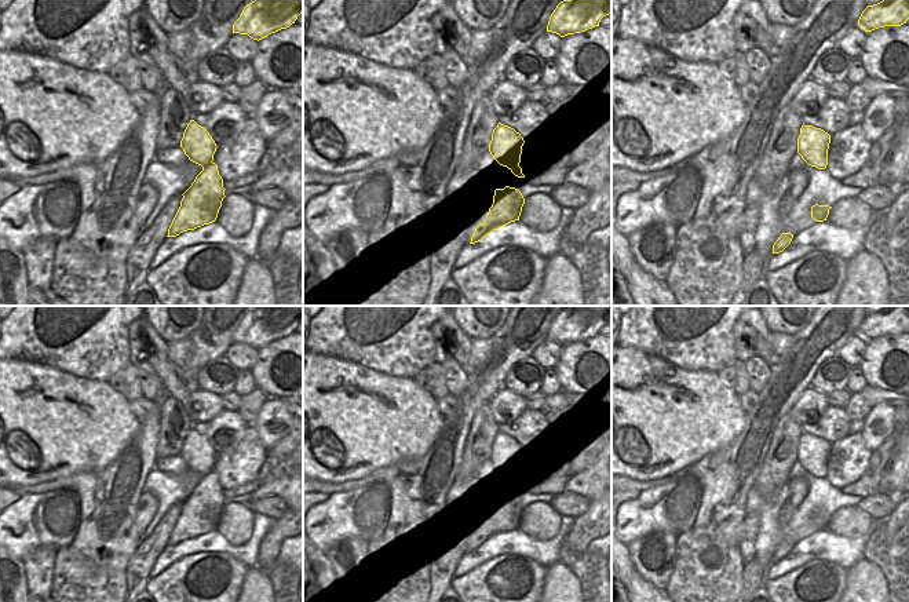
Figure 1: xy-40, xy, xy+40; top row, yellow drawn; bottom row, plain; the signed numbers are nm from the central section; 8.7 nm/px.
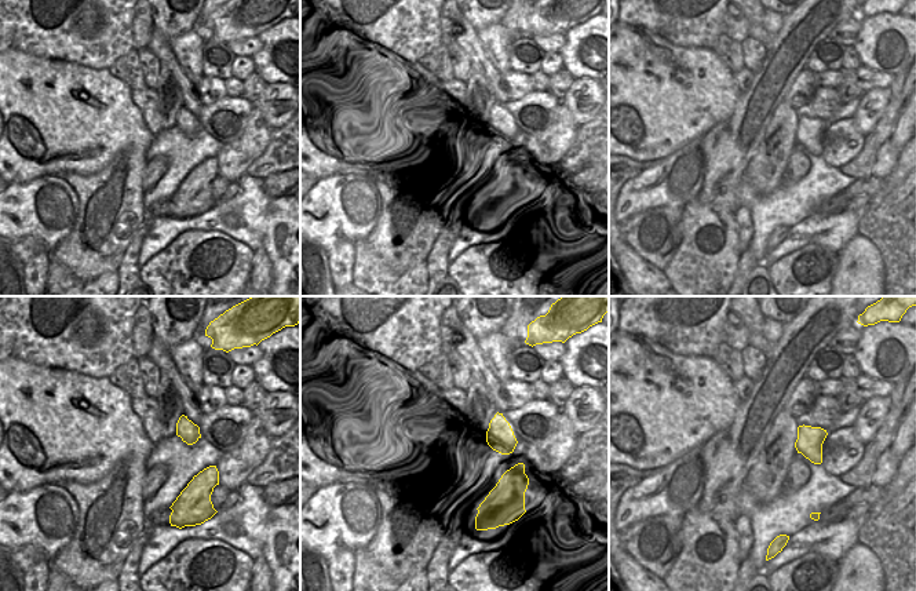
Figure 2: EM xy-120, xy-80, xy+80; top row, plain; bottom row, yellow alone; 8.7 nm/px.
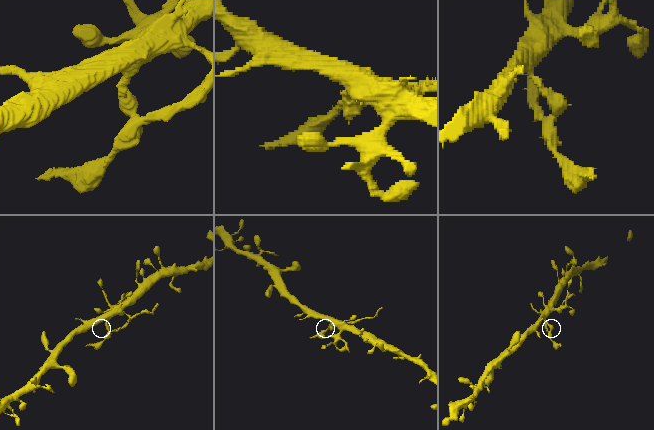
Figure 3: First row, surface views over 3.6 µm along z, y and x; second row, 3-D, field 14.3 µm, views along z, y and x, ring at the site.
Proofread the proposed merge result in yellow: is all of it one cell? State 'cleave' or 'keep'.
cleave

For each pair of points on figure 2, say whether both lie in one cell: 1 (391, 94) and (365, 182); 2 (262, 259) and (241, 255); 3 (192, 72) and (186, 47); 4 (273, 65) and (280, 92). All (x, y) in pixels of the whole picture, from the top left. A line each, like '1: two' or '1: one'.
1: two
2: two
3: one
4: two

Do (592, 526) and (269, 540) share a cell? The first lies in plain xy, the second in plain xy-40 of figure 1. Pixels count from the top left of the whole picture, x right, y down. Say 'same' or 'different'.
same

